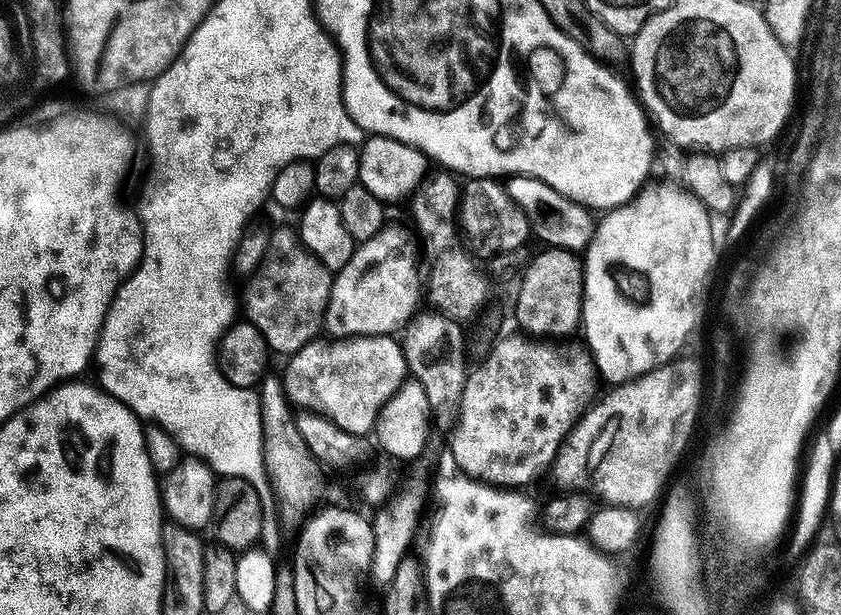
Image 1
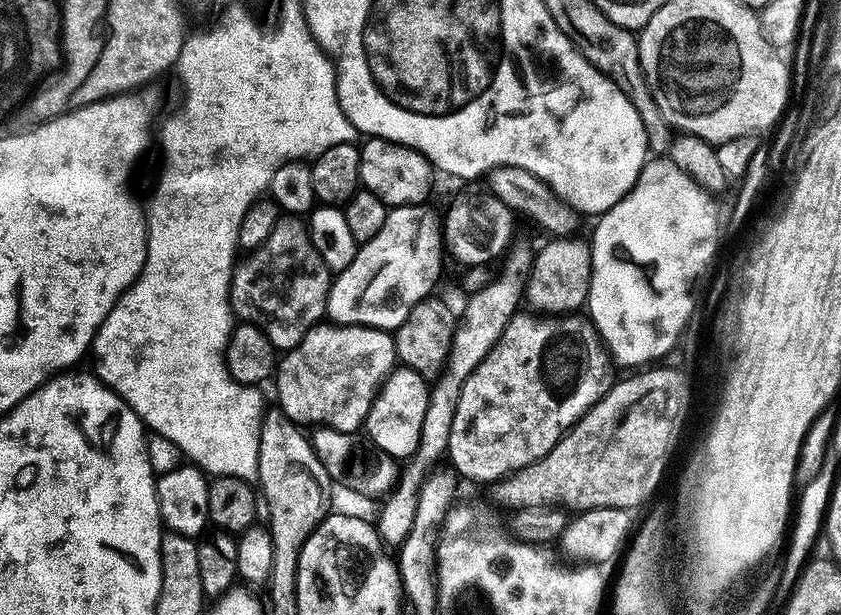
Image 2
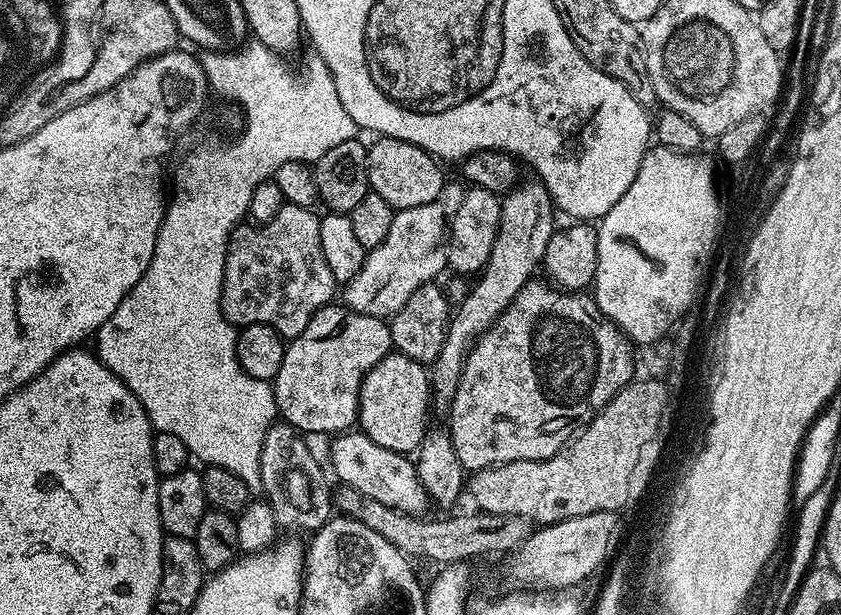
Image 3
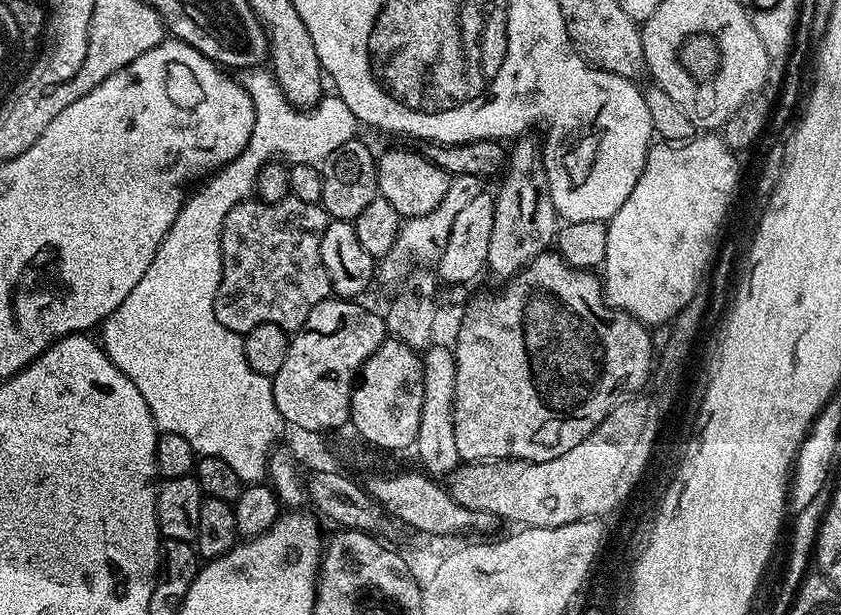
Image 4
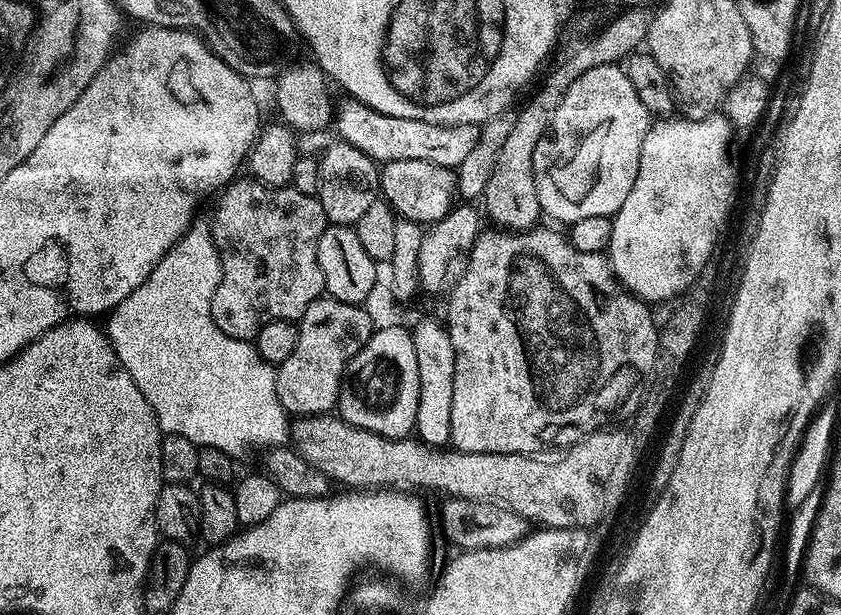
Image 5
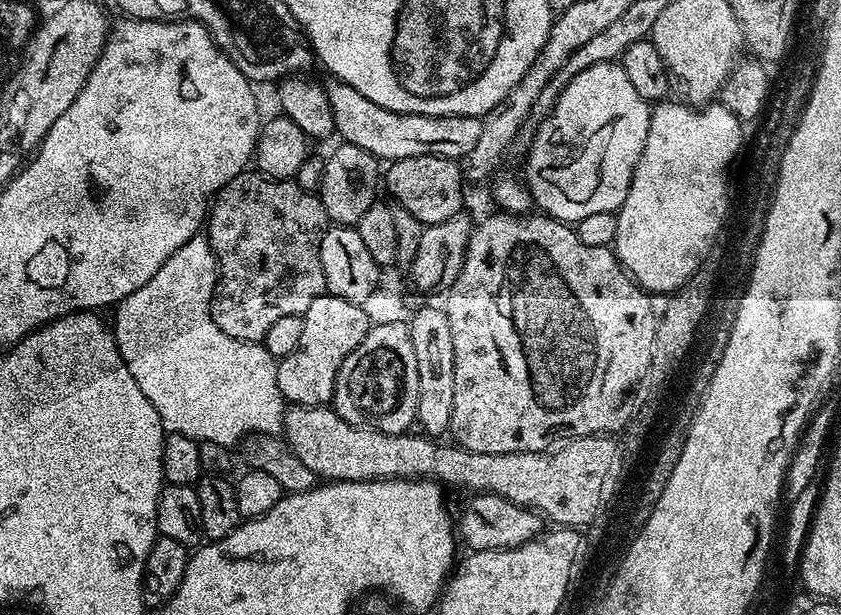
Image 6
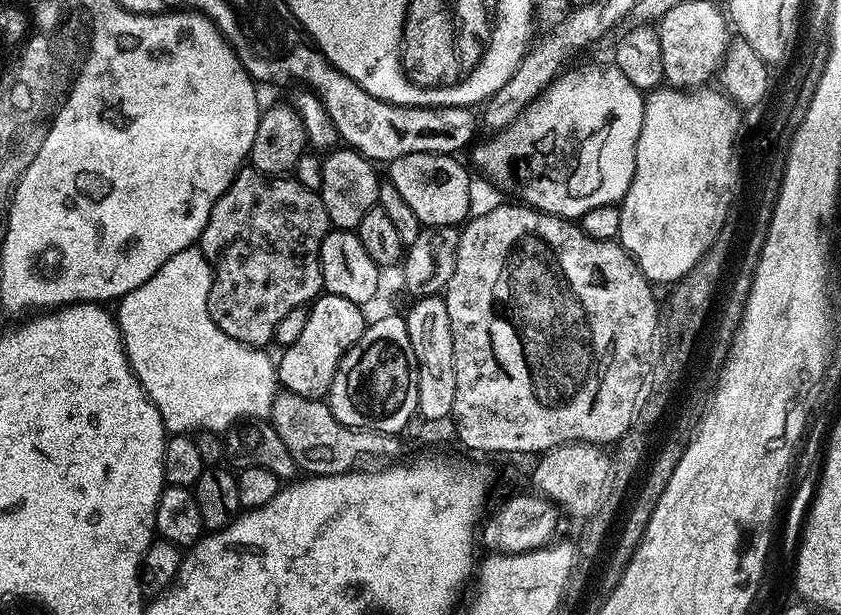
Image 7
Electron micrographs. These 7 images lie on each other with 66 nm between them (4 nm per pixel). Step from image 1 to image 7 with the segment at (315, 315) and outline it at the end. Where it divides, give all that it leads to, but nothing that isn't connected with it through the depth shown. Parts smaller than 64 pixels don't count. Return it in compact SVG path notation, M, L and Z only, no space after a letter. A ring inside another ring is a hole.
M251 166L241 168L232 185L216 200L198 247L212 266L212 285L208 295L210 318L230 338L263 349L272 344L278 322L290 310L311 305L324 288L320 269L320 247L330 231L326 206L319 192L302 186L287 175L264 175Z

